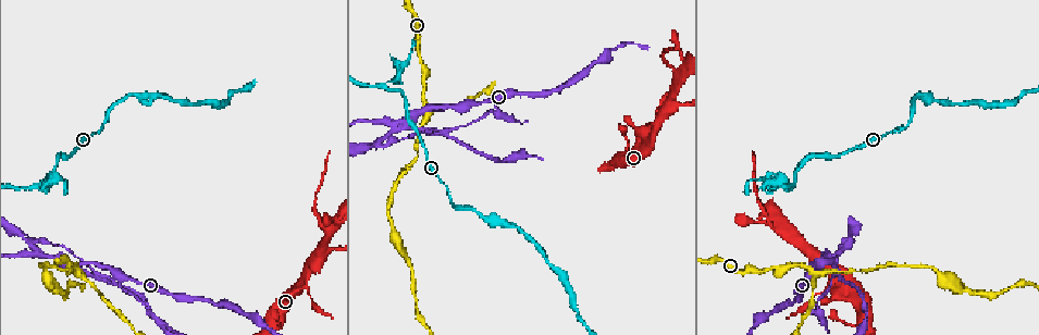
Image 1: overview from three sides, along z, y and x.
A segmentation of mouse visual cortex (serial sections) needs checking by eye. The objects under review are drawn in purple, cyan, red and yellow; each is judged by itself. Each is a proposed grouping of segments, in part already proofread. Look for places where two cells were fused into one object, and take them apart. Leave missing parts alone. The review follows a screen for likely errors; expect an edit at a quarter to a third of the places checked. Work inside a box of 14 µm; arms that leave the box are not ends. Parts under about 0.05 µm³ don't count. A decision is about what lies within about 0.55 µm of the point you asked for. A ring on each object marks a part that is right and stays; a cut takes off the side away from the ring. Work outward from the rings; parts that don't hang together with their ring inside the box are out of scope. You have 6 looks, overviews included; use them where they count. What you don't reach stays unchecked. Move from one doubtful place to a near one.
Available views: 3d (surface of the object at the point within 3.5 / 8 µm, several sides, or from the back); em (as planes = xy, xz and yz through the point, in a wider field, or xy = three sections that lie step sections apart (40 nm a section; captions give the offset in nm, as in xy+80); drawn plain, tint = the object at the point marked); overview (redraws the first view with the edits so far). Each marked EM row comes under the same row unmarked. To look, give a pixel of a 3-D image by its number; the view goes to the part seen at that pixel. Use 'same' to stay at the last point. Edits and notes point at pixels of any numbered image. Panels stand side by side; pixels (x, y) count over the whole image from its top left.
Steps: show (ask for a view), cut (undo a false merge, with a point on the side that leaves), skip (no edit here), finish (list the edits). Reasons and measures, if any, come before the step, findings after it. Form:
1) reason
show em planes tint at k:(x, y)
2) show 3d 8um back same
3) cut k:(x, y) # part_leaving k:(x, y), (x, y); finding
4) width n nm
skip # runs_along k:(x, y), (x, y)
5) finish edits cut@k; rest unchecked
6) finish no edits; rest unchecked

side arm on a straight run
show 3d 3.5um at 1:(834, 251)

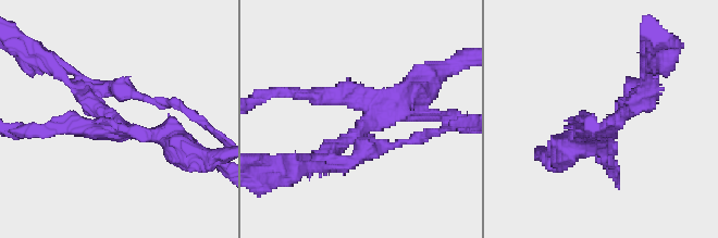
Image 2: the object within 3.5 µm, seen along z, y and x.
arm_widths 200, 250, 350 nm
cut 2:(121, 98) # part_leaving 2:(598, 146), (616, 175), (618, 189); a second cell is stuck on

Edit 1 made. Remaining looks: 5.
three-way junction
show 3d 8um at 1:(383, 85)

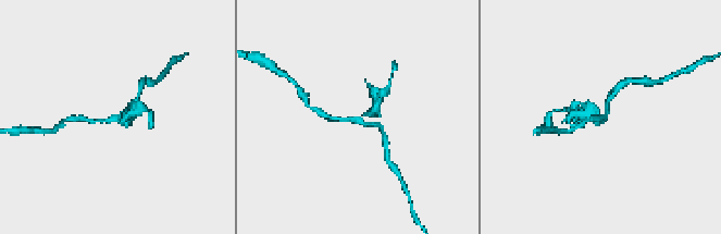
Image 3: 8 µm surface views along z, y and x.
arms 3; arm_widths 150, 150, 200 nm; now the EM
show em xy step 1 tint at 3:(602, 116)

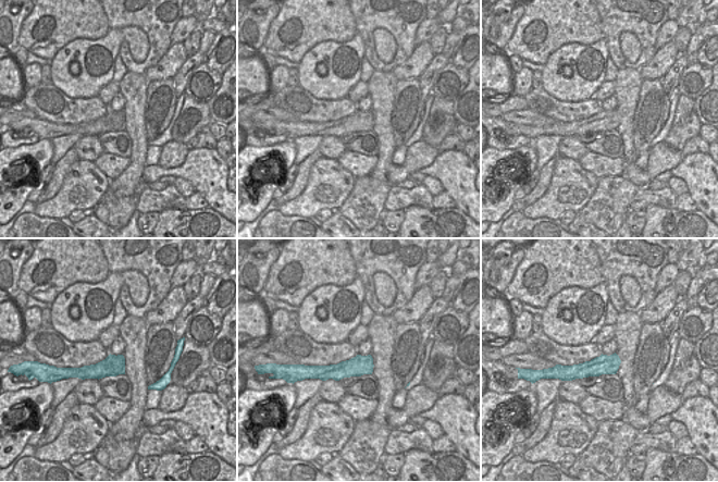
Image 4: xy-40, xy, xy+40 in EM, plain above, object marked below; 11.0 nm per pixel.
cut 3:(583, 113) # part_leaving 3:(363, 114), (388, 88); a second cell is stuck on

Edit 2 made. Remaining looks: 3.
calibre changes
show 3d 3.5um at 1:(651, 124)

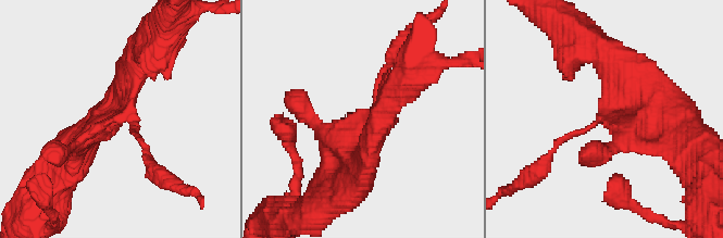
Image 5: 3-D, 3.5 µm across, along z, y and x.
arm_widths 100, 450 nm
show em xy step 2 tint at 5:(619, 112)

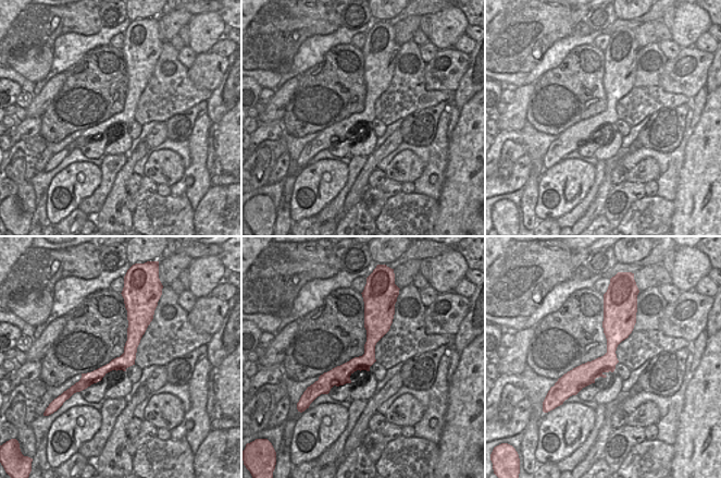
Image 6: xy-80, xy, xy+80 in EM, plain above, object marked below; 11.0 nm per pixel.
skip # runs_along 6:(133, 314), (129, 352), (83, 385); continuous, no second cell

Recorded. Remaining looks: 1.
finish edits cut@2, cut@3; rest unchecked

